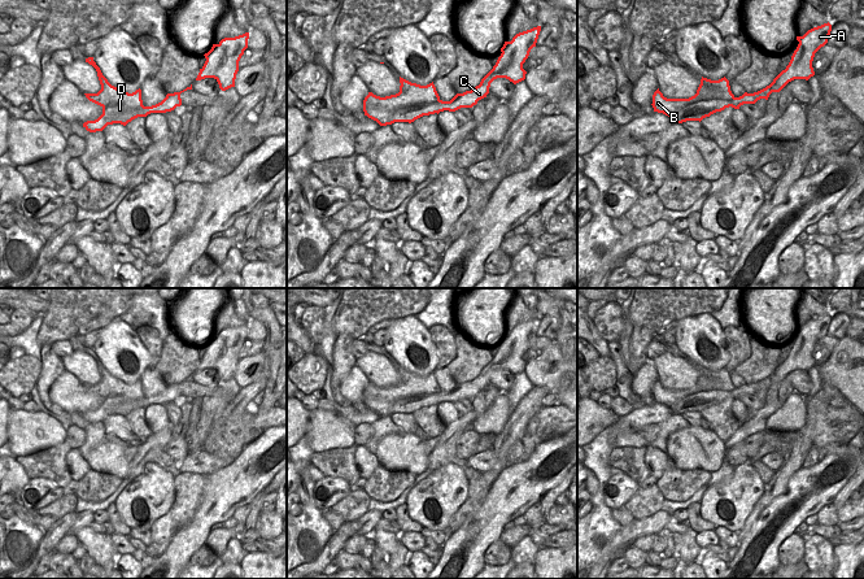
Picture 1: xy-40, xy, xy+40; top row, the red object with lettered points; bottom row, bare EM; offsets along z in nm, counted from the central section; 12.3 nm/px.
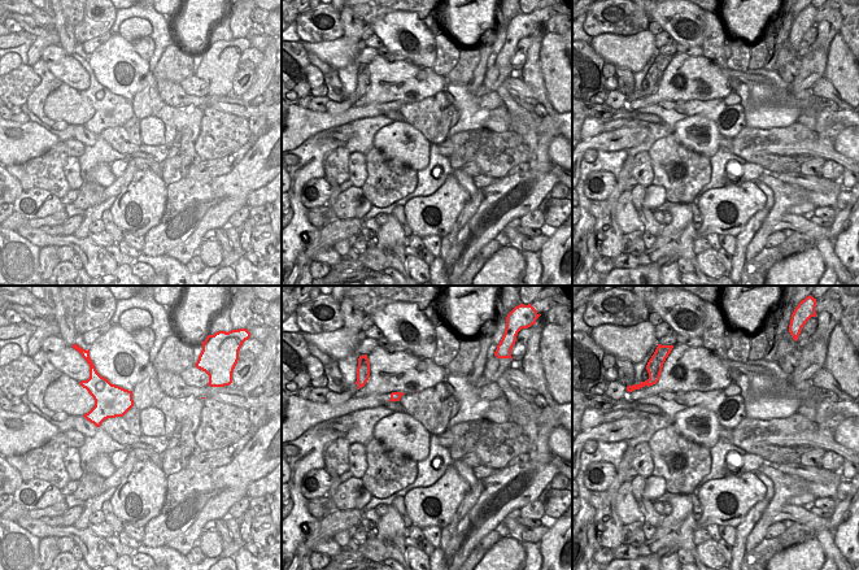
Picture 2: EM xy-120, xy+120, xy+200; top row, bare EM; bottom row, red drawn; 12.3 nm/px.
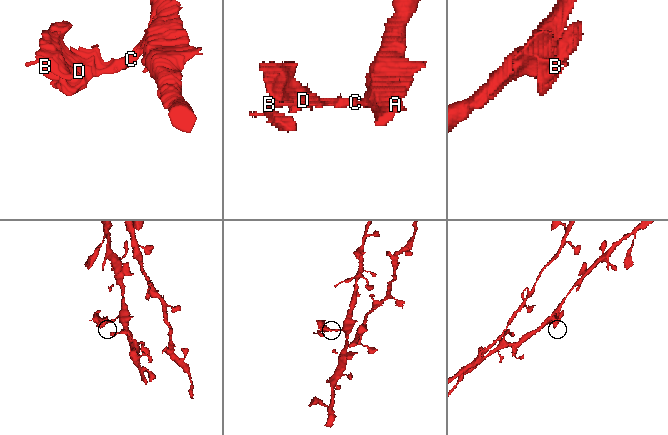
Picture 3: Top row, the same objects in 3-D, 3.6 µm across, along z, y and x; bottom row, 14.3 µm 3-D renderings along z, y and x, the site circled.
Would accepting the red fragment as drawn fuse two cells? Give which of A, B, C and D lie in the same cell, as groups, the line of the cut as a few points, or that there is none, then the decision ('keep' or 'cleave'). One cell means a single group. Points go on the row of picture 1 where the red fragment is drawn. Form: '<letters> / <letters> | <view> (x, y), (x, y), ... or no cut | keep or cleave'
A C / B D | xy (440, 100), (443, 103), (456, 101), (462, 107) | cleave

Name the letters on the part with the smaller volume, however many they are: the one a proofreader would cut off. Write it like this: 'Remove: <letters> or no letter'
Remove: B, D

